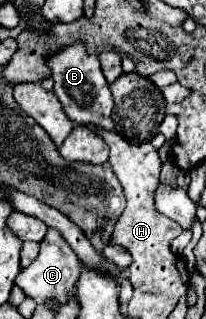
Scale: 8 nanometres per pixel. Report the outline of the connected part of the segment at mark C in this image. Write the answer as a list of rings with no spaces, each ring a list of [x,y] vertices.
[[[48,229],[46,237],[40,243],[40,253],[34,259],[34,263],[30,263],[28,269],[24,269],[18,277],[16,277],[16,285],[28,295],[32,297],[36,303],[44,303],[46,299],[58,299],[58,301],[66,301],[66,295],[72,291],[72,287],[78,281],[78,275],[82,273],[82,263],[76,257],[76,253],[72,251],[72,247],[64,241],[64,237],[60,235],[60,231],[56,229]]]

